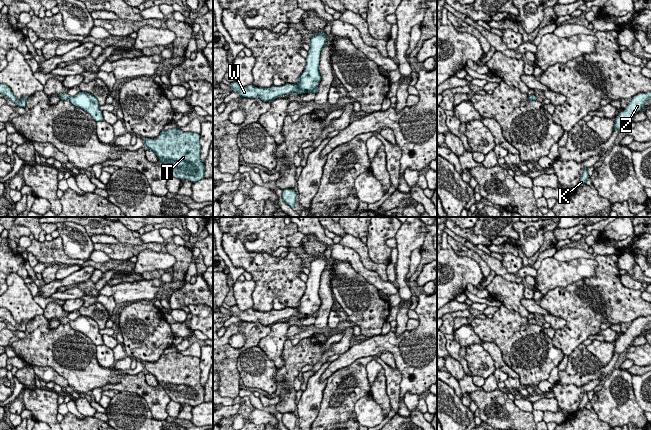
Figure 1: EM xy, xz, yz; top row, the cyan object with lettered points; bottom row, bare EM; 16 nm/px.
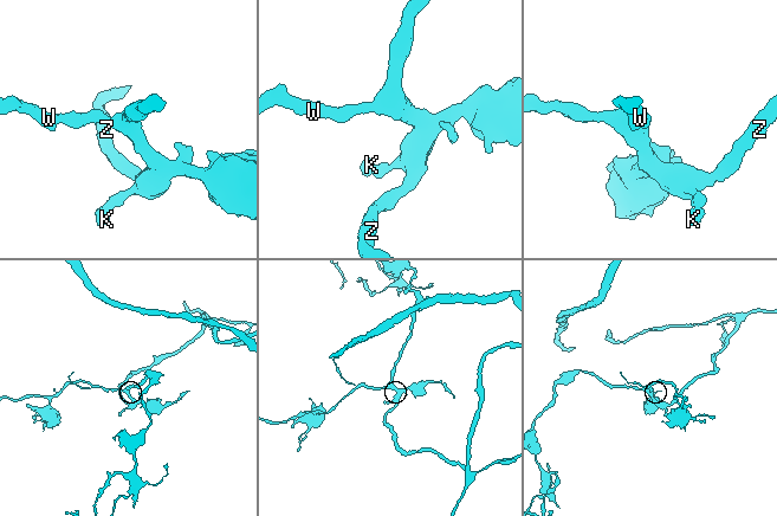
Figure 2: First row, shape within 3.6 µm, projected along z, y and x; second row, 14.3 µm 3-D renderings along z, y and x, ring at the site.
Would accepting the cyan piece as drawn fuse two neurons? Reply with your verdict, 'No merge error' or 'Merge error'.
No merge error

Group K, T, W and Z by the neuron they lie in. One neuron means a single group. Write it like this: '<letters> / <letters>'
K T W Z

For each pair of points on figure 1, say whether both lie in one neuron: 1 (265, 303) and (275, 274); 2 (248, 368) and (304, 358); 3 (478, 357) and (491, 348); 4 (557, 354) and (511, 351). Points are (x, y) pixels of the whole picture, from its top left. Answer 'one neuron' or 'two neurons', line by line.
1: one neuron
2: two neurons
3: two neurons
4: one neuron

